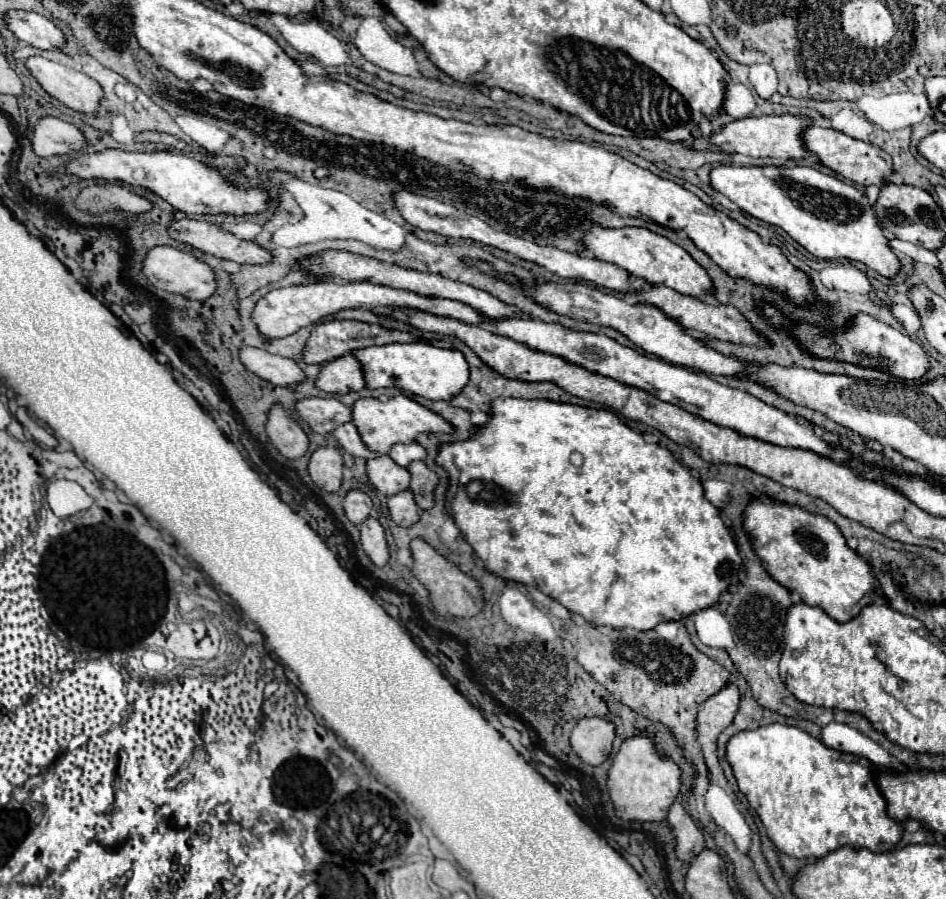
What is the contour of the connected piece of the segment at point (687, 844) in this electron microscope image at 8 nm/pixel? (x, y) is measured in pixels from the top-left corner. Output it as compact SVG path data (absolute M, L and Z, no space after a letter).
M675 802L669 810L669 824L675 830L677 836L677 858L683 862L691 862L703 848L705 848L705 838L703 832L697 828L689 812L681 802Z

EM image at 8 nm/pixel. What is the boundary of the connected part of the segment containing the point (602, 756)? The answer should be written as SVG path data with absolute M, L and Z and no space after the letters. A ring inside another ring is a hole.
M593 716L583 718L571 732L571 746L579 754L579 758L591 766L599 766L611 754L615 740L615 724Z

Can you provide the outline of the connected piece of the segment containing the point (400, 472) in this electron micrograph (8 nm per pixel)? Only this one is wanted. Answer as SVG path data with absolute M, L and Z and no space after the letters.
M389 456L367 460L367 474L371 484L385 496L399 494L401 490L407 490L411 484L409 470L403 466L397 466Z

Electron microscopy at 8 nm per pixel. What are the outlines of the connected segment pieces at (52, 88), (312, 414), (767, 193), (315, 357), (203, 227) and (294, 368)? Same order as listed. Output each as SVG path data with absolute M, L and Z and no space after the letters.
M39 56L27 58L25 64L37 78L37 82L45 88L45 92L49 92L65 106L85 114L97 112L103 92L93 78Z
M305 398L297 402L297 412L319 434L331 434L337 426L353 420L351 408L335 398Z
M721 164L711 170L711 186L713 190L721 192L731 202L735 202L747 216L787 232L815 258L821 258L821 260L847 258L853 262L863 262L867 268L875 270L885 278L895 278L901 270L901 262L891 250L889 238L883 234L877 214L867 202L865 194L857 186L851 186L839 178L827 176L809 166L785 168L785 166L723 166Z
M331 320L315 326L301 358L311 364L323 364L353 350L389 342L395 342L395 330L355 320Z
M177 220L169 226L169 232L171 238L223 260L233 260L239 264L269 264L273 260L273 254L267 248L251 240L241 240L221 226L203 220Z
M243 346L239 356L247 370L251 370L253 374L261 376L263 380L271 384L291 388L295 384L305 382L305 372L291 358L281 358L261 348L251 348L251 346Z

